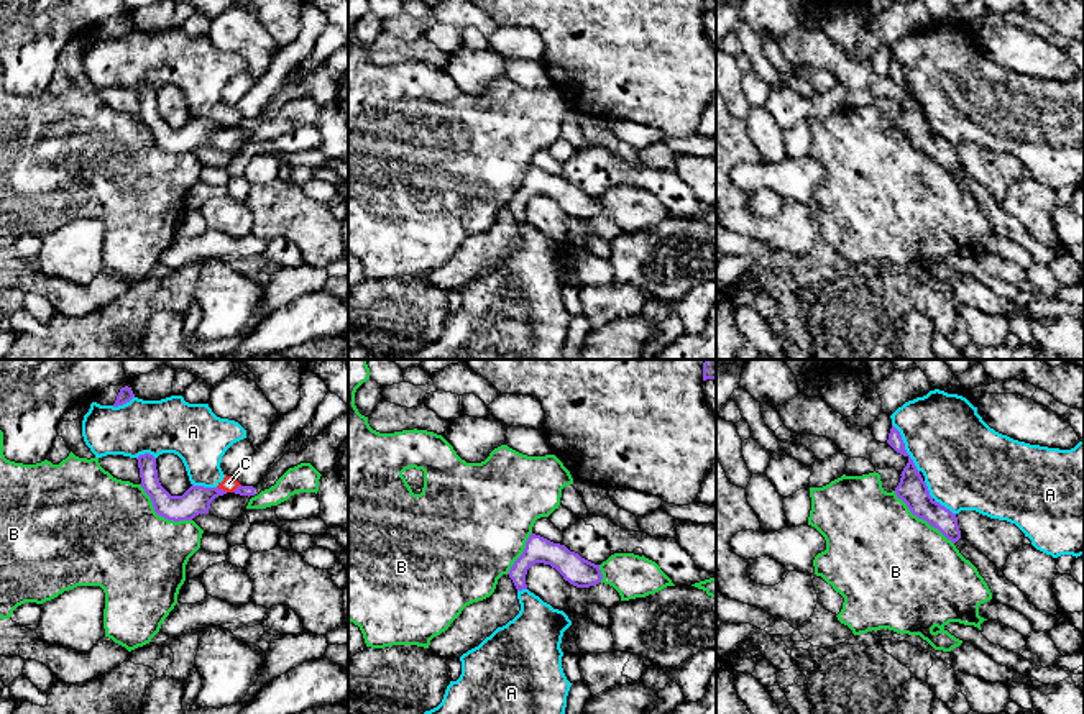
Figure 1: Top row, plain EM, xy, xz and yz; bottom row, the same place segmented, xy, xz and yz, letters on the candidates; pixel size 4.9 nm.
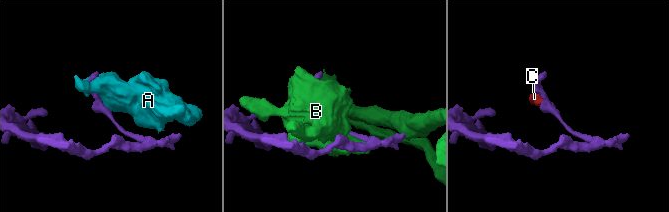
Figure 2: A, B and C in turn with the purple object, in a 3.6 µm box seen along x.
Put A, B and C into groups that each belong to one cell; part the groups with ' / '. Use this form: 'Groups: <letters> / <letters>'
Groups: A C / B

